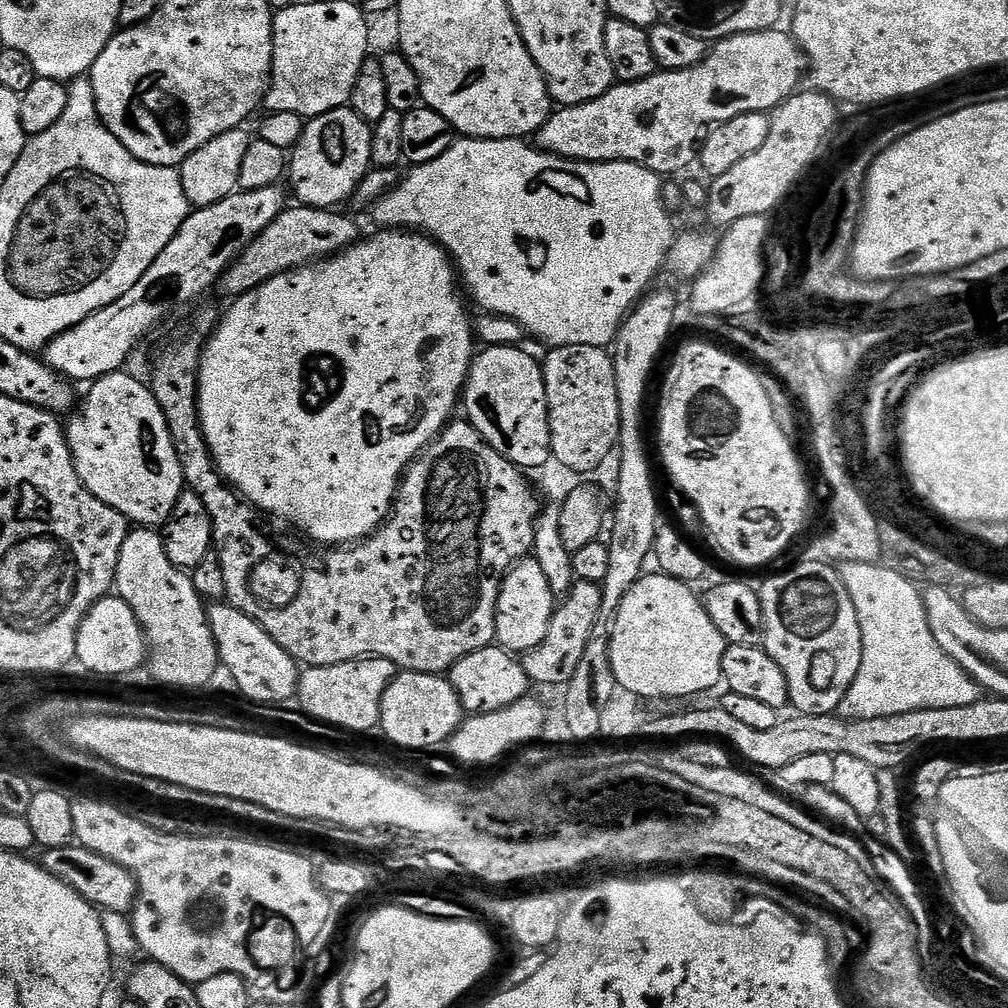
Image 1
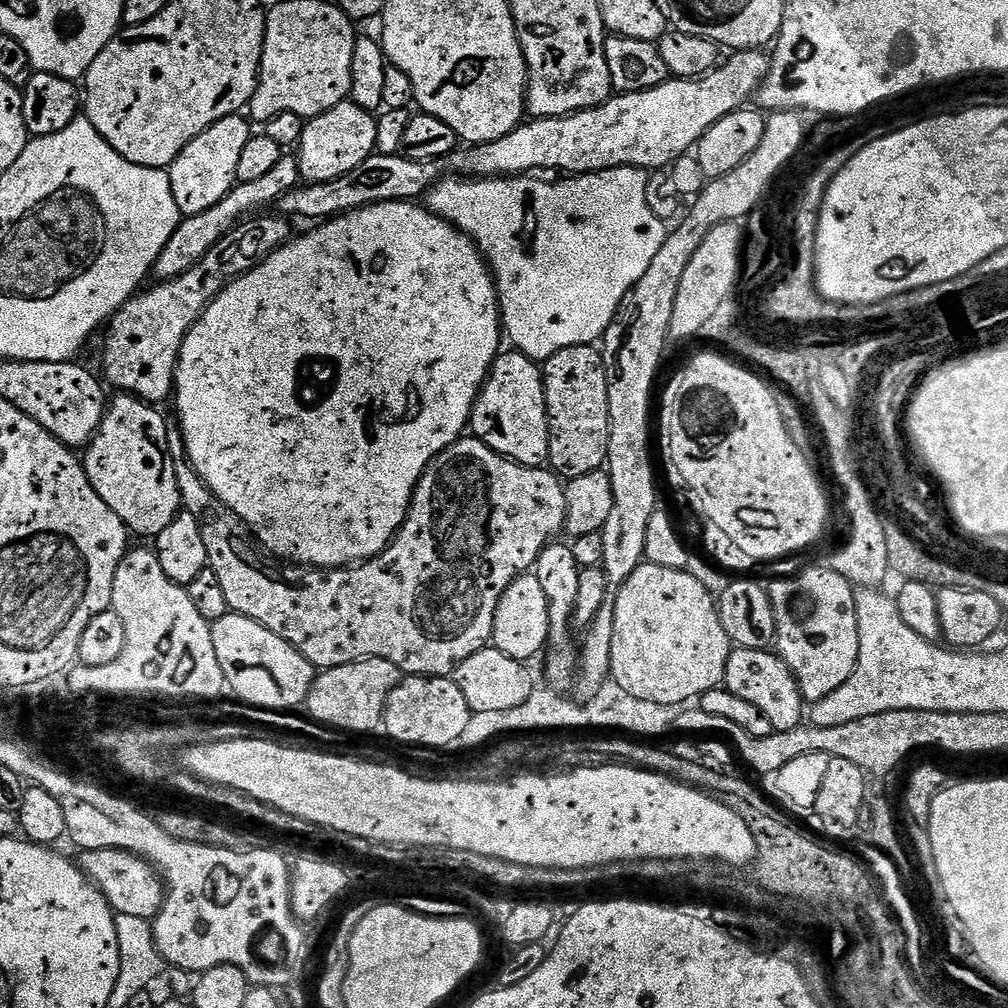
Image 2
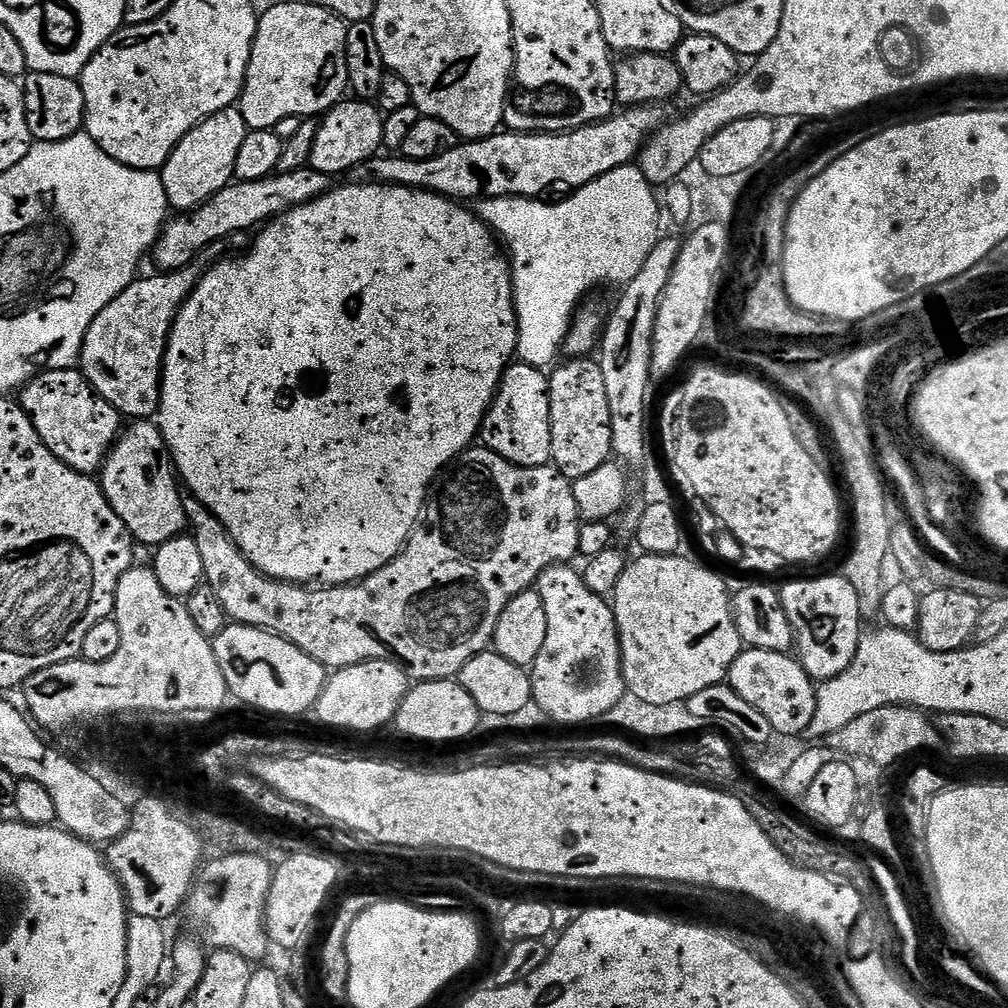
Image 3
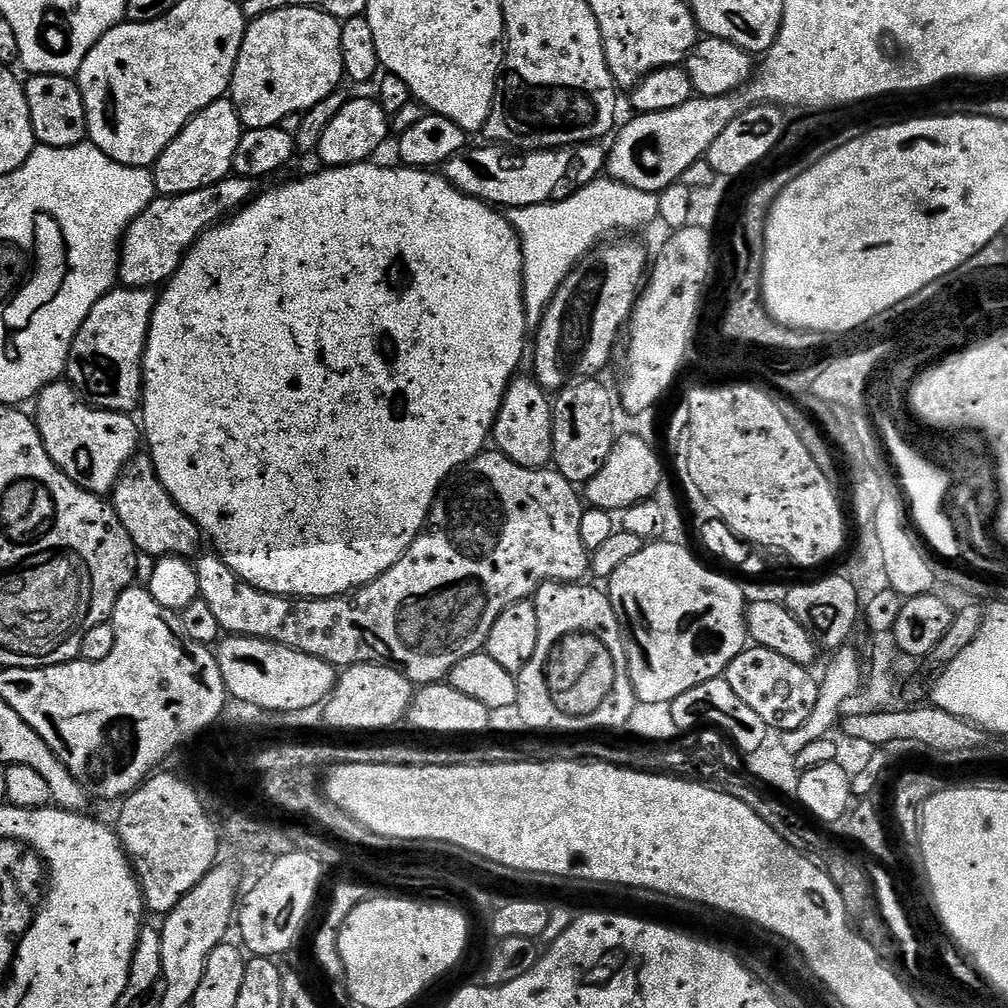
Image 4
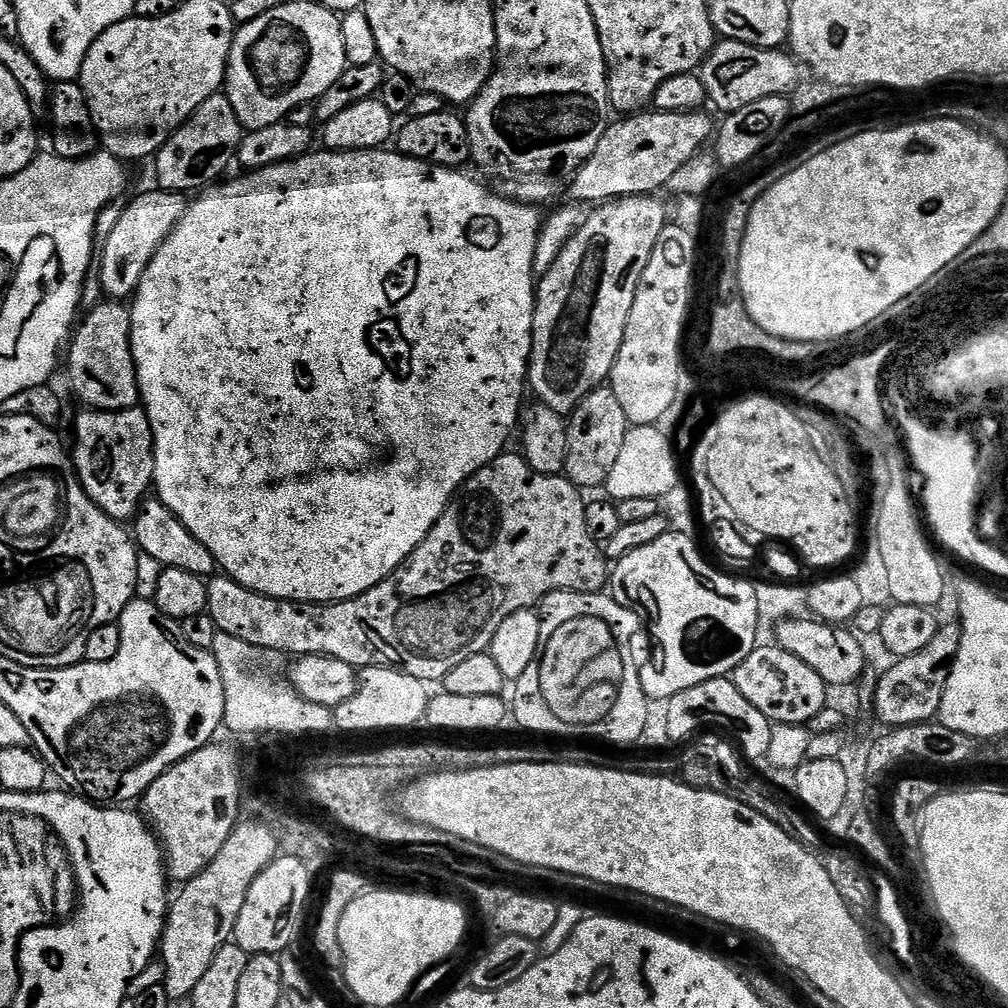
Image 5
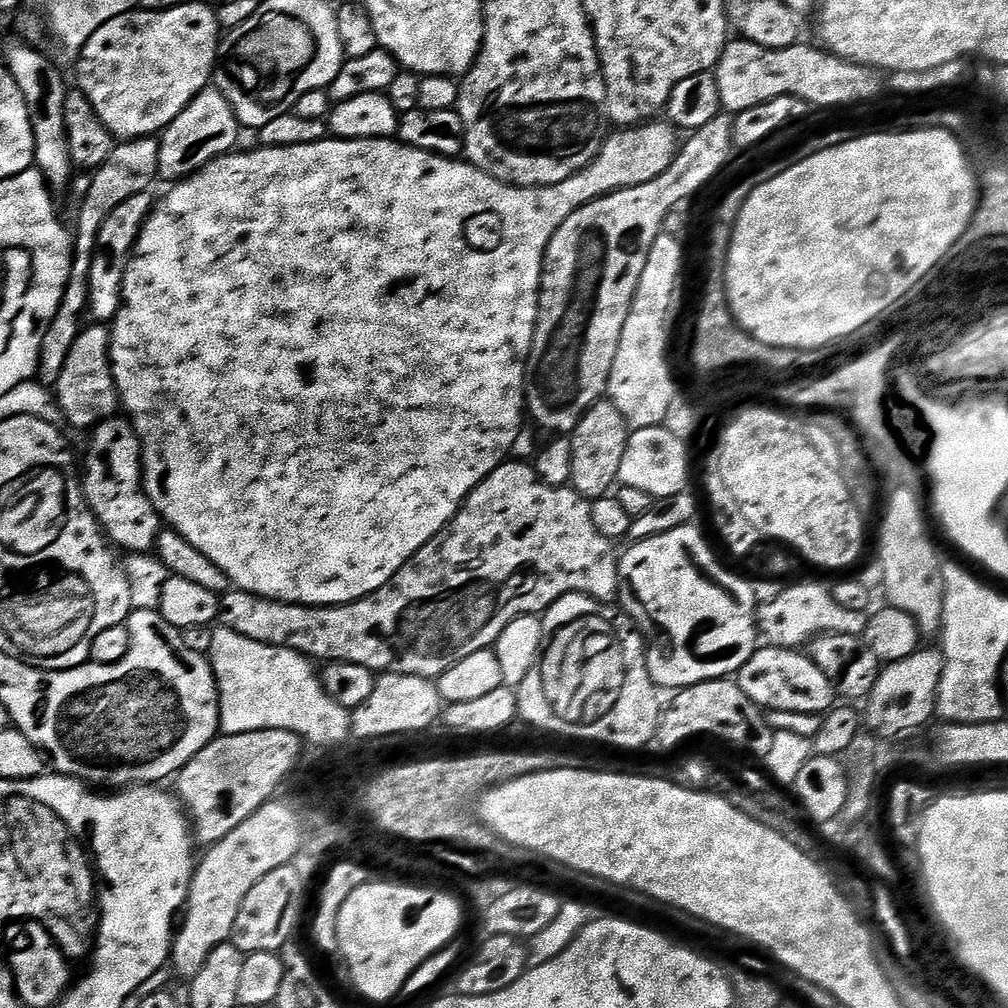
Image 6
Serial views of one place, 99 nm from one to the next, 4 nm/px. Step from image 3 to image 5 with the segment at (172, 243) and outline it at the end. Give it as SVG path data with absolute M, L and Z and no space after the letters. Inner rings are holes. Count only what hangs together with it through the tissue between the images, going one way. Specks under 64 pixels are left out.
M144 192L122 207L122 218L118 218L114 230L102 242L98 252L100 291L105 297L124 302L136 295L136 288L142 282L142 274L150 266L154 254L166 242L166 238L178 226L186 214L190 200L183 192Z

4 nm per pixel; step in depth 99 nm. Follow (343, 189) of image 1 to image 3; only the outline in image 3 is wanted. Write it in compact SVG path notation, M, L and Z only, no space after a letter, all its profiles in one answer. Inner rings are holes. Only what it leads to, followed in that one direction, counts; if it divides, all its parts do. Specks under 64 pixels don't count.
M345 98L319 121L310 167L325 172L327 176L339 177L339 172L340 175L347 174L354 166L371 160L381 151L383 142L384 116L375 103L359 98Z

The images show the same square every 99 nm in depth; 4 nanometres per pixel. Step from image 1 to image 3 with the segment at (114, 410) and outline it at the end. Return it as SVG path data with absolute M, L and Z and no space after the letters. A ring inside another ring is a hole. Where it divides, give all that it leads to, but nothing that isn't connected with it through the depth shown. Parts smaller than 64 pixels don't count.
M129 423L112 445L98 479L114 514L122 518L137 545L159 546L185 531L188 519L184 513L184 496L178 483L178 473L164 435L155 423Z

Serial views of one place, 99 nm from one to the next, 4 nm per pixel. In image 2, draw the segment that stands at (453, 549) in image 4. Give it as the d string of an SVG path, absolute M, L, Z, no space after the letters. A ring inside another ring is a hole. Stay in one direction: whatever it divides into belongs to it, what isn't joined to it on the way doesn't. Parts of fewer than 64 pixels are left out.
M172 418L168 420L168 449L170 458L174 462L174 478L178 478L178 494L183 511L194 514L194 518L200 527L202 542L206 545L206 558L208 568L214 570L218 578L218 583L222 585L222 591L228 603L229 612L237 612L240 616L250 618L266 630L274 630L278 638L290 642L294 650L302 654L302 658L309 660L313 668L323 670L334 666L346 666L355 660L369 660L370 658L382 658L386 662L394 662L398 670L405 677L410 676L442 676L451 677L456 671L456 667L461 660L470 658L478 650L489 647L492 639L492 627L494 626L494 614L498 610L498 602L510 586L518 577L531 573L536 566L536 559L542 554L542 550L548 547L557 539L556 535L564 532L566 522L566 494L561 477L547 467L531 468L525 464L515 464L513 460L508 460L505 456L498 455L494 450L490 450L481 440L475 438L461 438L456 440L449 448L442 450L430 462L430 466L422 474L420 485L414 490L412 501L408 503L408 513L404 519L404 524L396 531L396 536L388 543L388 548L382 550L372 560L365 560L364 563L346 568L309 568L304 566L289 566L284 562L272 562L276 564L263 564L260 556L256 553L257 545L253 537L242 527L238 514L234 510L219 500L214 493L202 482L198 470L188 460L184 438L180 434L179 420Z

